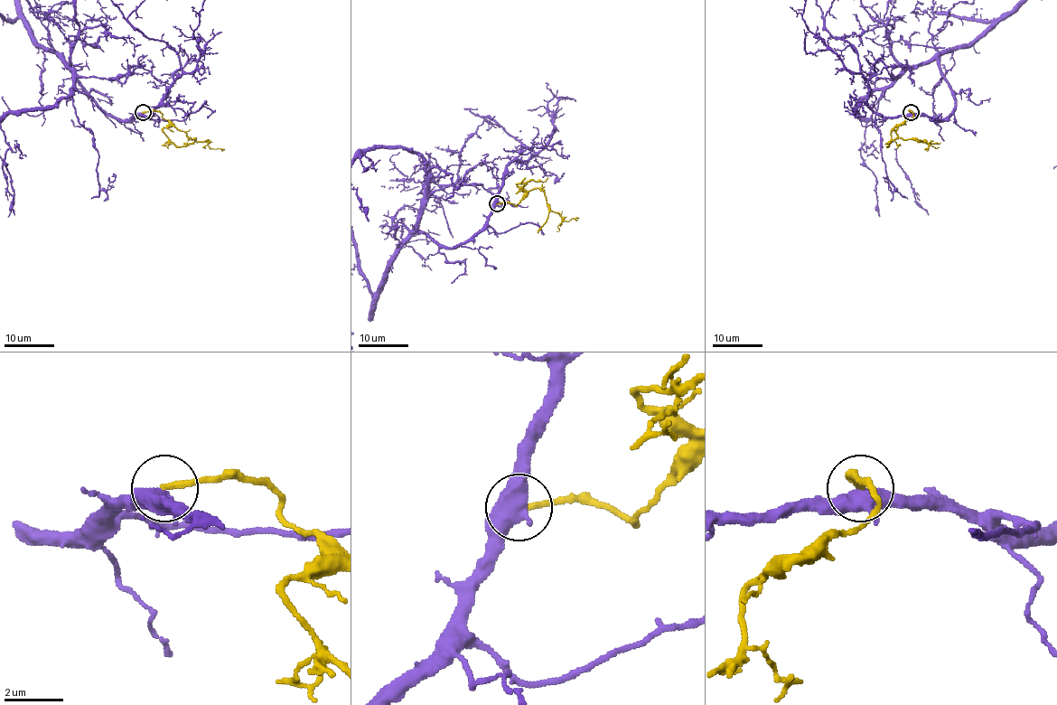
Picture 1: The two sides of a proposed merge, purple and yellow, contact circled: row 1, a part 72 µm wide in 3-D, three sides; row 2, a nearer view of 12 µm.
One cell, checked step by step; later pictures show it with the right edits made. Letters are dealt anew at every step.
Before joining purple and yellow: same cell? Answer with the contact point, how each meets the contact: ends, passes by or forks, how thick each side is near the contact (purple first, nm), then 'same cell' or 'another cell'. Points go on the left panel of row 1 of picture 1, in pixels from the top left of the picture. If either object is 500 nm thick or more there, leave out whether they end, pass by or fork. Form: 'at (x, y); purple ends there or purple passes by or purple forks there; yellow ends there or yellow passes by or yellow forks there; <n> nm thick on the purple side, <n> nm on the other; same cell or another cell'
at (143, 112); purple forks there; yellow ends there; 480 nm thick on the purple side, 190 nm on the other; same cell

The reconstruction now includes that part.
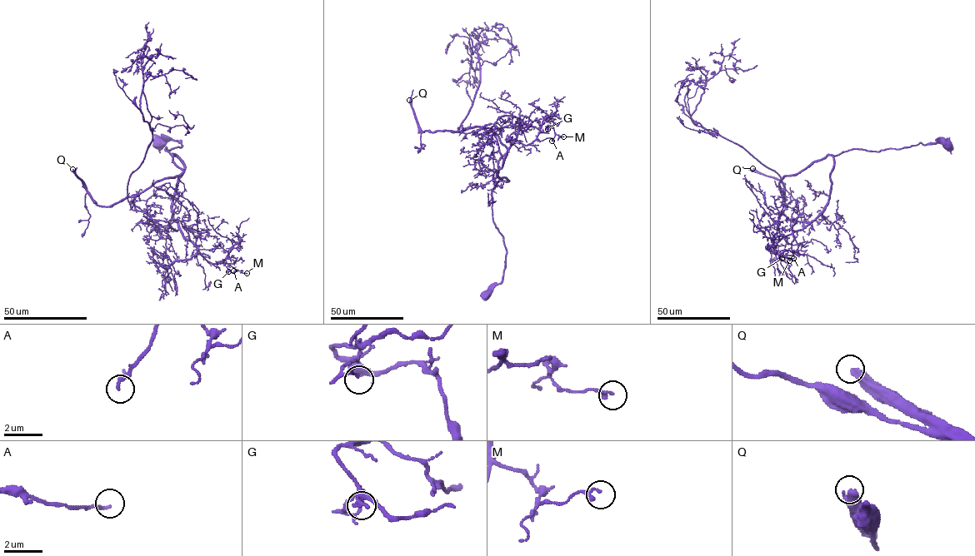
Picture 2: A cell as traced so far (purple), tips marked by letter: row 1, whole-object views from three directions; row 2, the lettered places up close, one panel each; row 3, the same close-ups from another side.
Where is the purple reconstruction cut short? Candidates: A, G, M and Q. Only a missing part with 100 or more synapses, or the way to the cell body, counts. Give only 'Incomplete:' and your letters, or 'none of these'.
Incomplete: Q

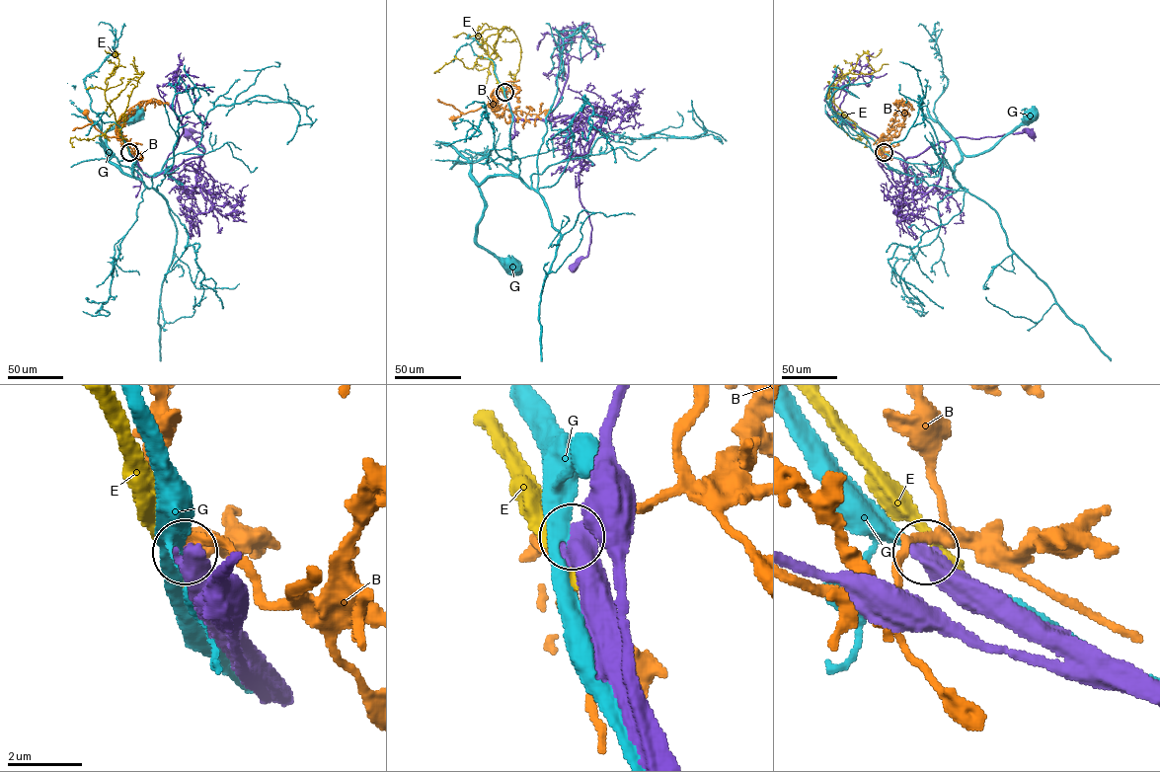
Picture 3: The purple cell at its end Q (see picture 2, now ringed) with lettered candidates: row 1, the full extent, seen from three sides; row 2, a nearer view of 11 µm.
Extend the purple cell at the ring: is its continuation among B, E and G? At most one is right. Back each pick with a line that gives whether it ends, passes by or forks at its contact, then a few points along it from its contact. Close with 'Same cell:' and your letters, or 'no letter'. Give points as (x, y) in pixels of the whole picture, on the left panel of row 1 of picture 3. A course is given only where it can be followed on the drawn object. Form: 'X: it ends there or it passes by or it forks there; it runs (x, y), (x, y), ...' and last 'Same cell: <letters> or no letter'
Same cell: no letter

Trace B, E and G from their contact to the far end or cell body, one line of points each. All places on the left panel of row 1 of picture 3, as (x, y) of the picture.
B: (129, 152), (133, 152), (116, 131), (119, 116), (141, 101), (154, 98), (164, 103), (164, 107)
E: (129, 152), (116, 121), (143, 73), (138, 74), (133, 56)
G: (129, 152), (141, 179), (109, 159), (106, 133), (137, 116)

